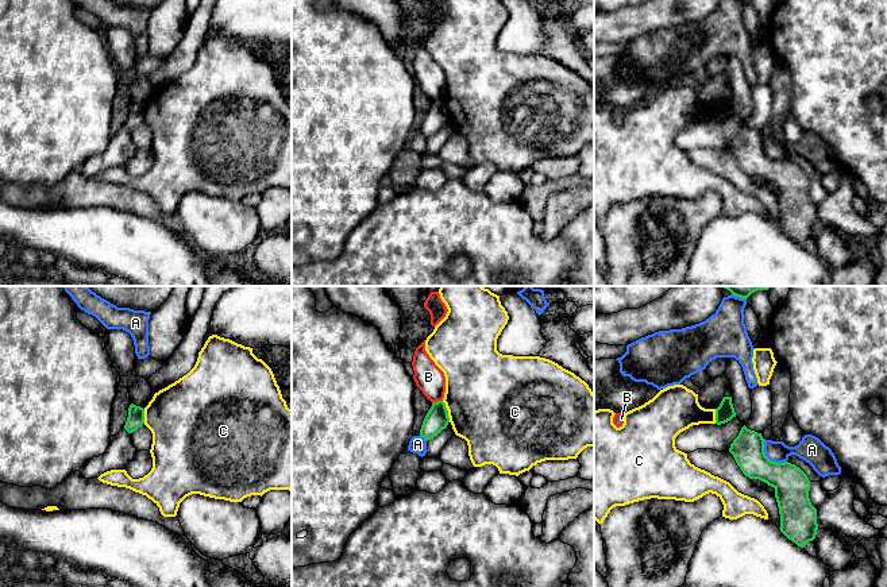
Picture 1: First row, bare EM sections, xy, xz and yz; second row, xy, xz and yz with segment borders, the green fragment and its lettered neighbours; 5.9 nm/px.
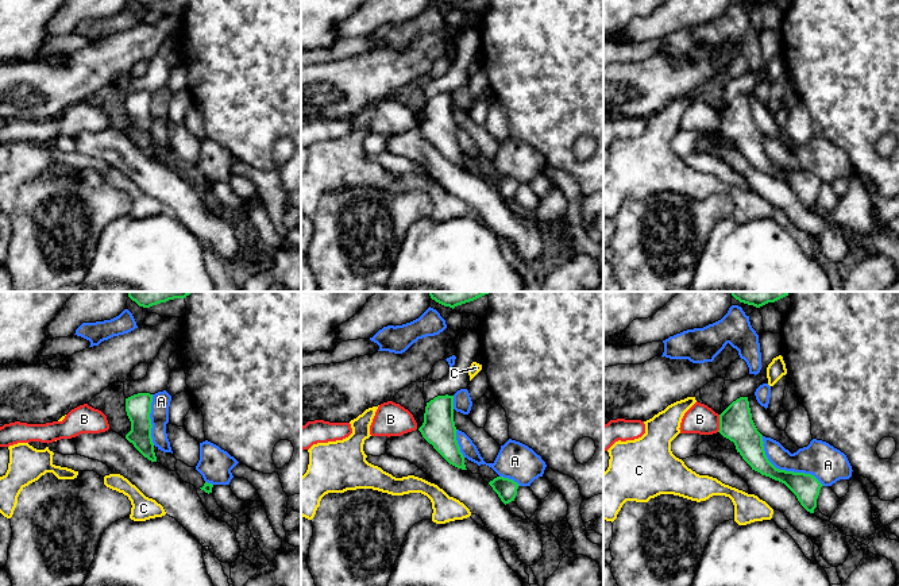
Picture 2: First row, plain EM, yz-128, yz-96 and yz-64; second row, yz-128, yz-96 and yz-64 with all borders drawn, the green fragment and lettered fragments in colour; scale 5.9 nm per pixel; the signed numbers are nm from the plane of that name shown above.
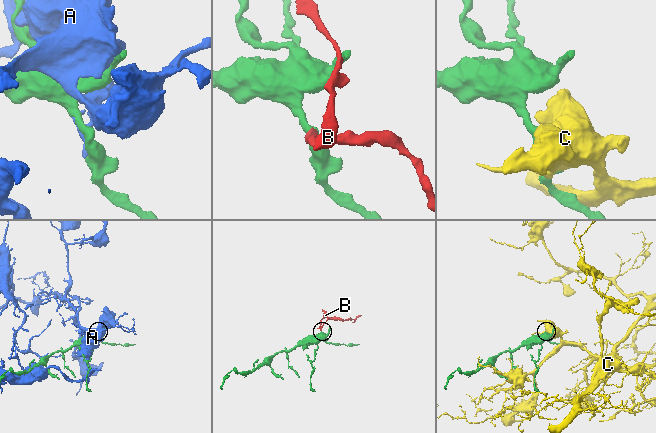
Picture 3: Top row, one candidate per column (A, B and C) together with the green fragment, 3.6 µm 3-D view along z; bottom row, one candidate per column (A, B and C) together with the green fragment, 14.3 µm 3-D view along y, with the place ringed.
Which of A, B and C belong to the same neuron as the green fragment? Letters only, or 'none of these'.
none of these

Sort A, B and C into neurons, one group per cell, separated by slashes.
A / B / C

